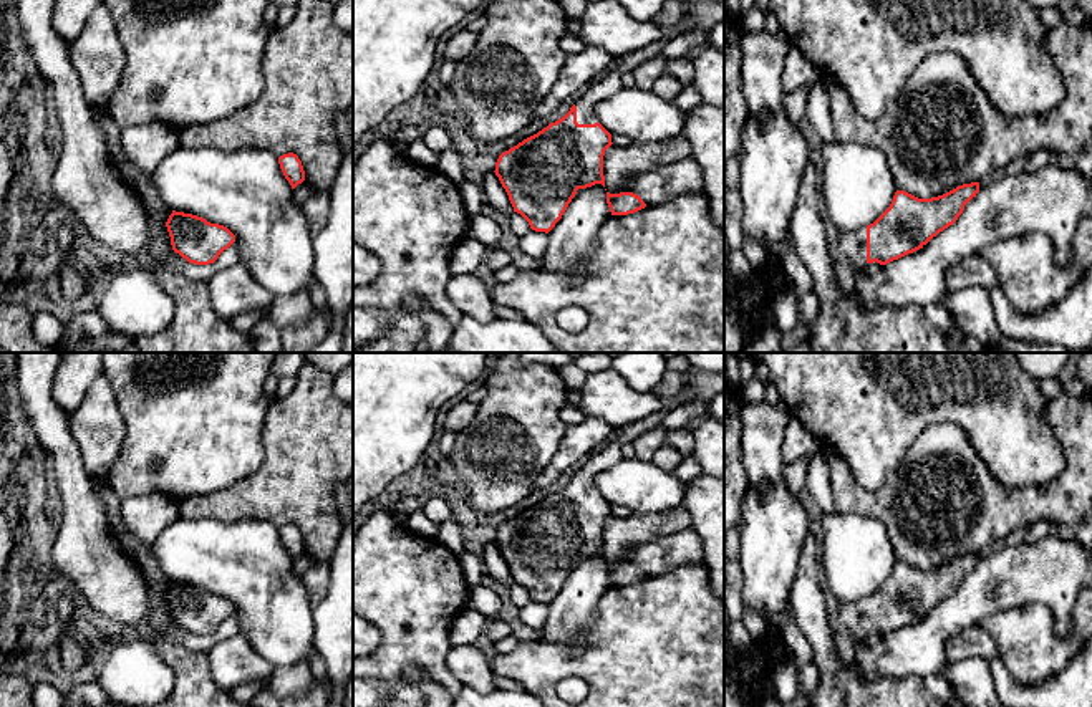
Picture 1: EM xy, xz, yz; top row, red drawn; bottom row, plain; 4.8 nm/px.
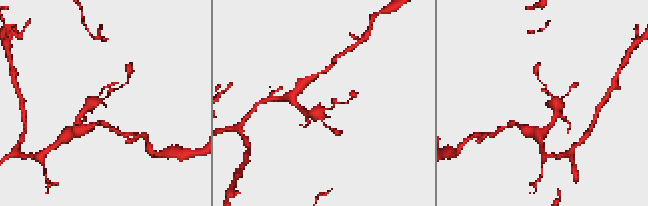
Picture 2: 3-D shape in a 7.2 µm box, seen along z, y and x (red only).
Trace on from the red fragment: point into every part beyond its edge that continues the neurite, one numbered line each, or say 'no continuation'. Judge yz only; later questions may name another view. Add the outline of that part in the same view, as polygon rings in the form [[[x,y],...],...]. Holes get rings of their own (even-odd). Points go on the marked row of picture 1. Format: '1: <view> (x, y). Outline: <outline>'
1: yz (852, 244). Outline: [[[867,227],[853,232],[840,232],[837,245],[842,255],[845,255],[858,270],[867,268]]]

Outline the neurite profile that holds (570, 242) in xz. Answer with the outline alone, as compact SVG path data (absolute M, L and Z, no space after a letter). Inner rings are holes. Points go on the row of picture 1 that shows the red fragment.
M602 184L578 189L562 219L547 233L548 245L540 258L547 270L575 273L592 258L598 230L611 215Z

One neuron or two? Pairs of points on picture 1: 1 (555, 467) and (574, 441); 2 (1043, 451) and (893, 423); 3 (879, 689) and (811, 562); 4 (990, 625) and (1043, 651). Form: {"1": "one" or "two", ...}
{"1": "one", "2": "one", "3": "one", "4": "one"}

